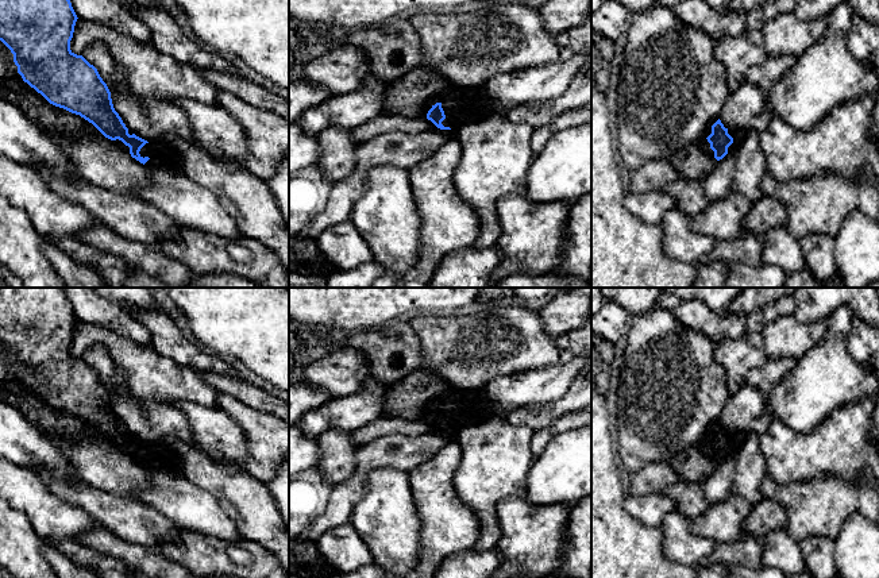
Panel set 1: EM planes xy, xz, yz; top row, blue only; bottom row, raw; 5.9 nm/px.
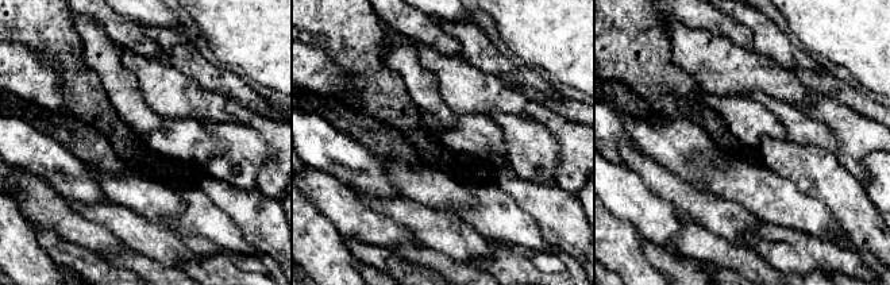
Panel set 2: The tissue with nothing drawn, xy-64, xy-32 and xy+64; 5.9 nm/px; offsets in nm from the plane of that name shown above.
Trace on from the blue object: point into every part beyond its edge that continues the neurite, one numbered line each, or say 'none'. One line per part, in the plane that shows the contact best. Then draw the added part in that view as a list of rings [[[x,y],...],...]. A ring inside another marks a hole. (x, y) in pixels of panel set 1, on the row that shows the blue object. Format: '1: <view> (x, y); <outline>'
1: xz (459, 104); [[[452,86],[447,92],[429,100],[420,113],[420,117],[427,117],[428,111],[436,103],[440,103],[446,115],[442,124],[446,128],[440,130],[429,120],[429,130],[451,135],[459,126],[471,119],[479,111],[478,100],[481,96],[482,88],[464,89]]]

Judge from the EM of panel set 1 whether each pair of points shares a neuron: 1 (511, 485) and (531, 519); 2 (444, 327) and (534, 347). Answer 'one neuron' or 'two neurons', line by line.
1: two neurons
2: one neuron

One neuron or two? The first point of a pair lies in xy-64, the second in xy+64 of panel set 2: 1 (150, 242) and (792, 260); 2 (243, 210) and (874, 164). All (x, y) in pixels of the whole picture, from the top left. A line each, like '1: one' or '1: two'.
1: two
2: two

